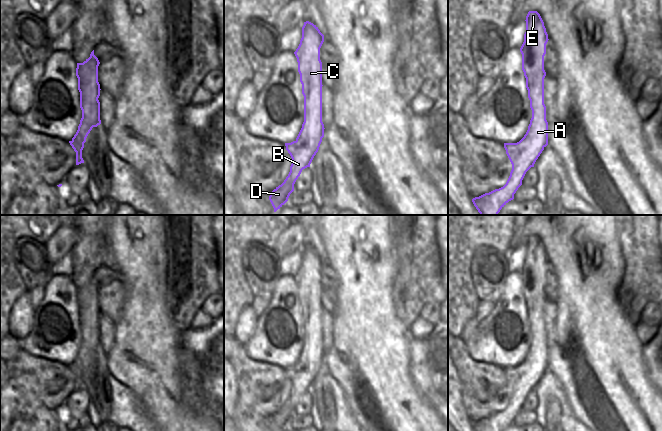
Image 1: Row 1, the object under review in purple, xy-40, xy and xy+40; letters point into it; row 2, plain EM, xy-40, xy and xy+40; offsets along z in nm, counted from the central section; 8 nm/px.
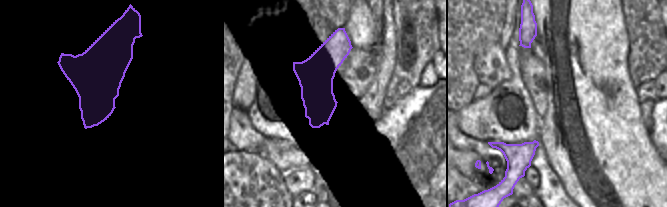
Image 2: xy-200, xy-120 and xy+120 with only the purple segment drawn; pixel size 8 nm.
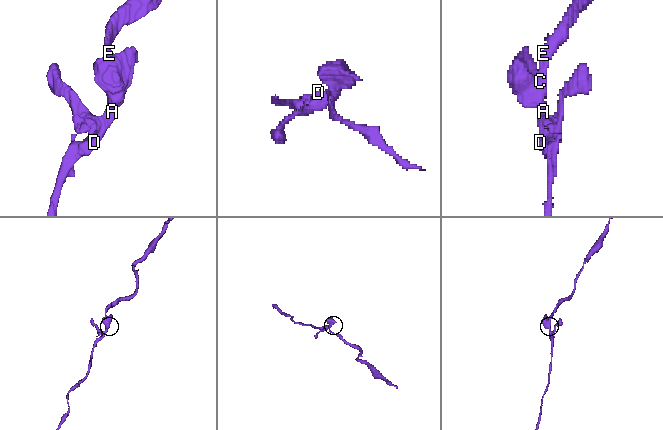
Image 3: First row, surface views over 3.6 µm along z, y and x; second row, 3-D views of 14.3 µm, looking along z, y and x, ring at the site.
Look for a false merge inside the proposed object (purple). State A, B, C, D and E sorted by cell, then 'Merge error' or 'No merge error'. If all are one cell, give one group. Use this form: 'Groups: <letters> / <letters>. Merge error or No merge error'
Groups: A C / B D E. Merge error.

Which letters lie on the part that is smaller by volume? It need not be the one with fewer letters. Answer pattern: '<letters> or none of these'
A, C.

